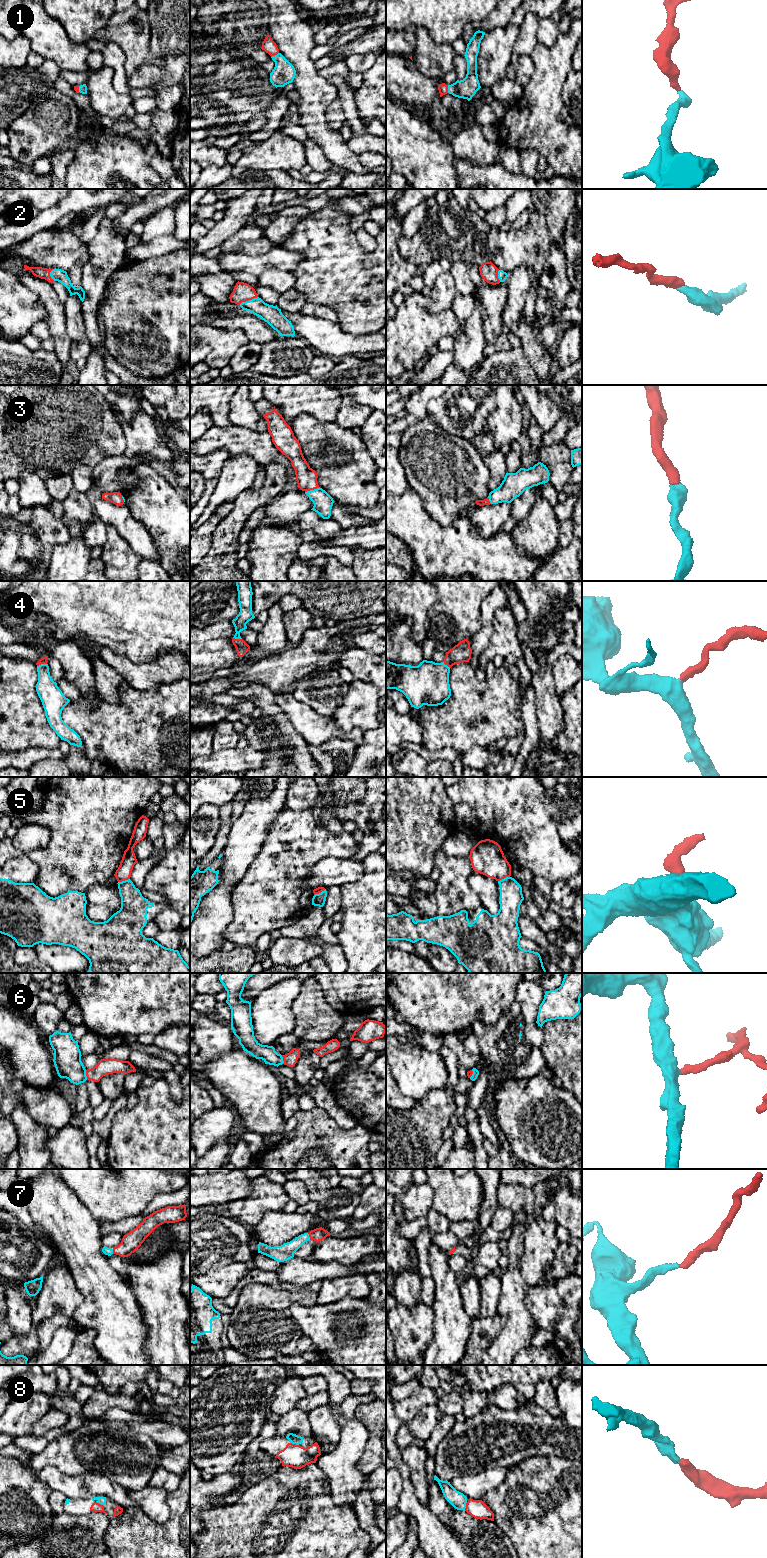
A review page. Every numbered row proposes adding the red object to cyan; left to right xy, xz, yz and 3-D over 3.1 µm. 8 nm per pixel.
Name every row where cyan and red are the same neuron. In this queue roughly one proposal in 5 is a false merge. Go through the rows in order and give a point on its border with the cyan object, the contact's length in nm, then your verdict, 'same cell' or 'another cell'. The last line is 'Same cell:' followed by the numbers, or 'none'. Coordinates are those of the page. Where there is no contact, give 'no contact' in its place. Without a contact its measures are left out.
1: contact xz (275, 55); length 80 nm; same cell
2: contact xz (249, 300); length 170 nm; same cell
3: contact xz (312, 490); length 130 nm; same cell
4: contact xy (41, 664); length 80 nm; same cell
5: contact xy (123, 881); length 100 nm; another cell
6: contact xy (85, 1075); length 80 nm; same cell
7: contact xz (308, 1236); length 50 nm; same cell
8: contact xz (294, 1443); length 80 nm; same cell
Same cell: 1, 2, 3, 4, 6, 7, 8

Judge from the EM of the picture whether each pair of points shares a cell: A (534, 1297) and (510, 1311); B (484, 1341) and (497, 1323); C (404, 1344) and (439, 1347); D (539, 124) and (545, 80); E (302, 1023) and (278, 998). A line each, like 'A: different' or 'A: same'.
A: different
B: same
C: different
D: same
E: different

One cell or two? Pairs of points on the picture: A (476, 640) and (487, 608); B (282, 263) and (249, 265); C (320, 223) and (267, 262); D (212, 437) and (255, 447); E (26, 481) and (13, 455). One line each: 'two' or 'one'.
A: one
B: one
C: two
D: one
E: two

